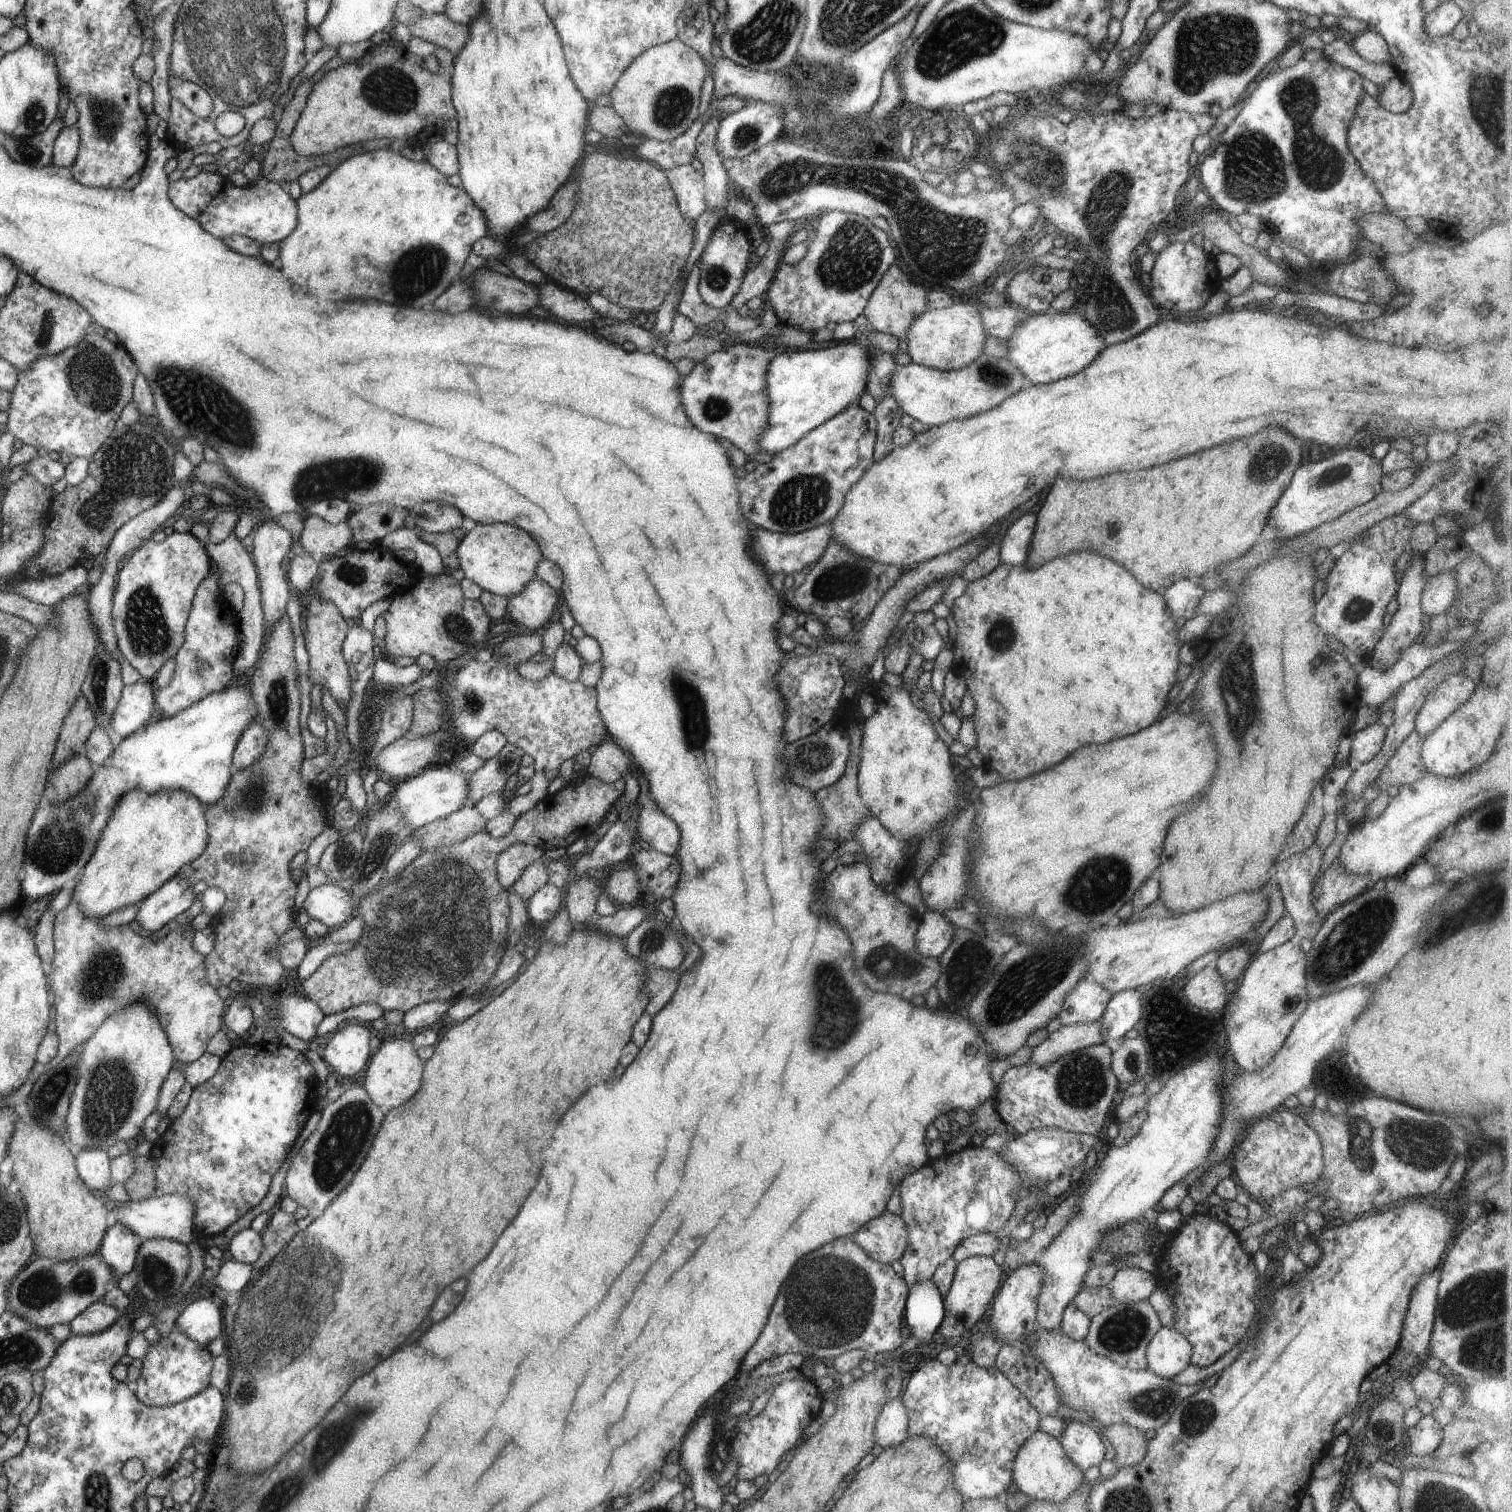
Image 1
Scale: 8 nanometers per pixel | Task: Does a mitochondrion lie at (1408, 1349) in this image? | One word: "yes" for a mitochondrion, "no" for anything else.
no

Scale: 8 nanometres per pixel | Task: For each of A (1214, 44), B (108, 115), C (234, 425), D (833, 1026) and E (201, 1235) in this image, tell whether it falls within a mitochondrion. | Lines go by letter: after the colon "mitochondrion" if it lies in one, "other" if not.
A: mitochondrion
B: mitochondrion
C: mitochondrion
D: mitochondrion
E: other

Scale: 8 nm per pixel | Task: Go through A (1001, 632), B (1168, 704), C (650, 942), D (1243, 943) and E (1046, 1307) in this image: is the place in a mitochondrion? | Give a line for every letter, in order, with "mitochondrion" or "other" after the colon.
A: mitochondrion
B: other
C: mitochondrion
D: other
E: other

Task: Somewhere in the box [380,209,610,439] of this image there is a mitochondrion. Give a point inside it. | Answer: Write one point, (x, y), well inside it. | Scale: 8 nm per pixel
(421, 270)

